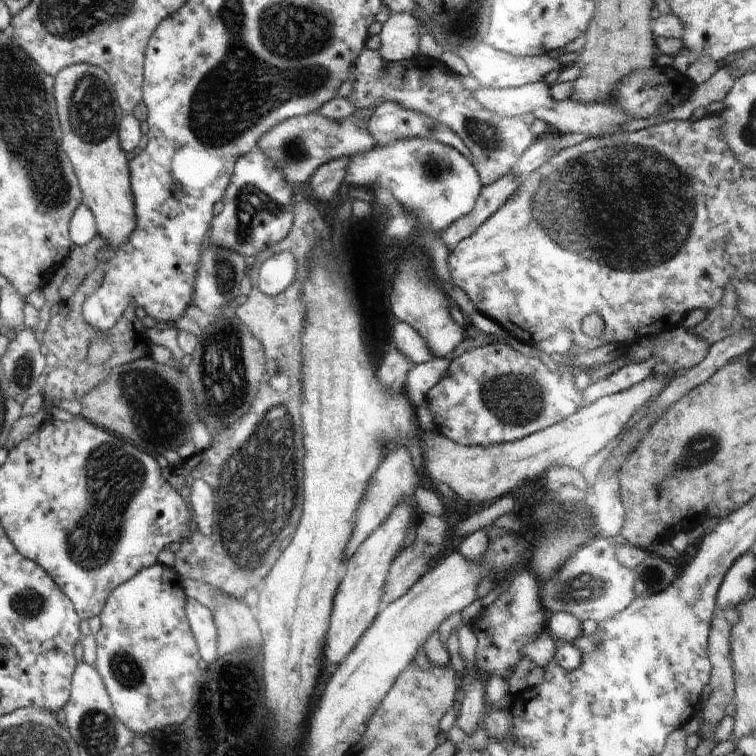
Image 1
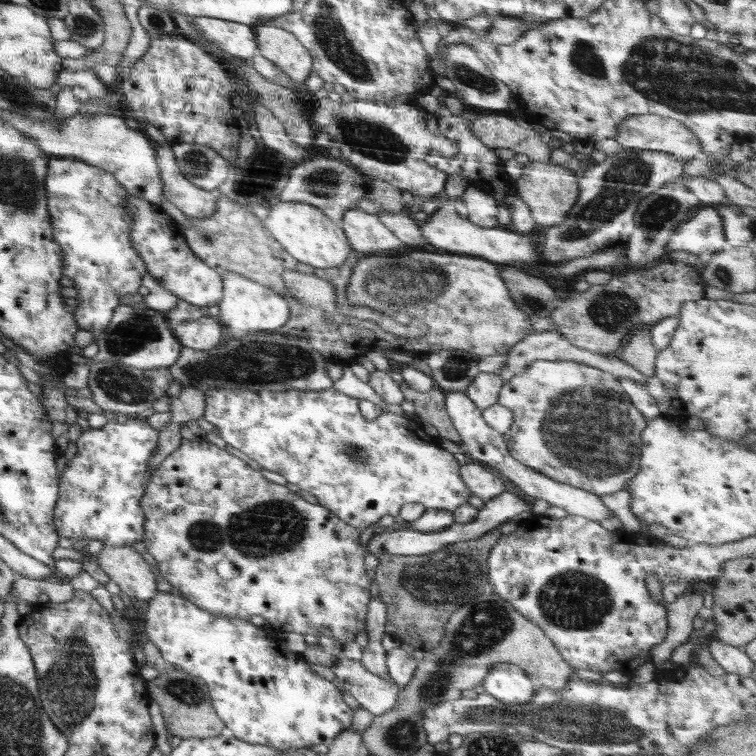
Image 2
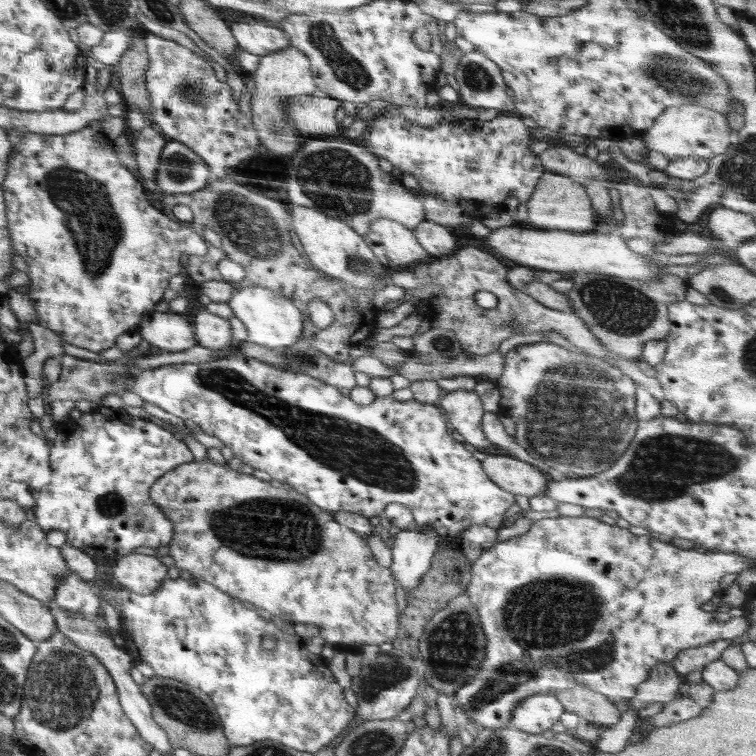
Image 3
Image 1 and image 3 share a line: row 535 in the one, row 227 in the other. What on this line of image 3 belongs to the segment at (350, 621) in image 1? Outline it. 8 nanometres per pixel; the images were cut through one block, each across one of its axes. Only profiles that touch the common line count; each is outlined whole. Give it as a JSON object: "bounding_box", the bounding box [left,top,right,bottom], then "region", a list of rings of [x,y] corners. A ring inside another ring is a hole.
{"bounding_box":[362,219,433,271],"region":[[[392,219],[374,220],[370,224],[370,232],[362,237],[380,265],[388,271],[406,270],[433,258],[418,243],[413,229]]]}

